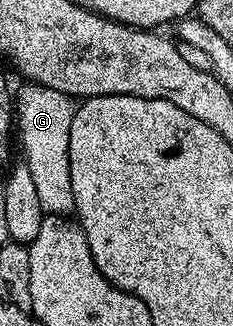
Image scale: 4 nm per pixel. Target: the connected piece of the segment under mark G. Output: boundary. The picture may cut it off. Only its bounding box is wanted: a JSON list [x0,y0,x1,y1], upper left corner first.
[16,84,76,217]

